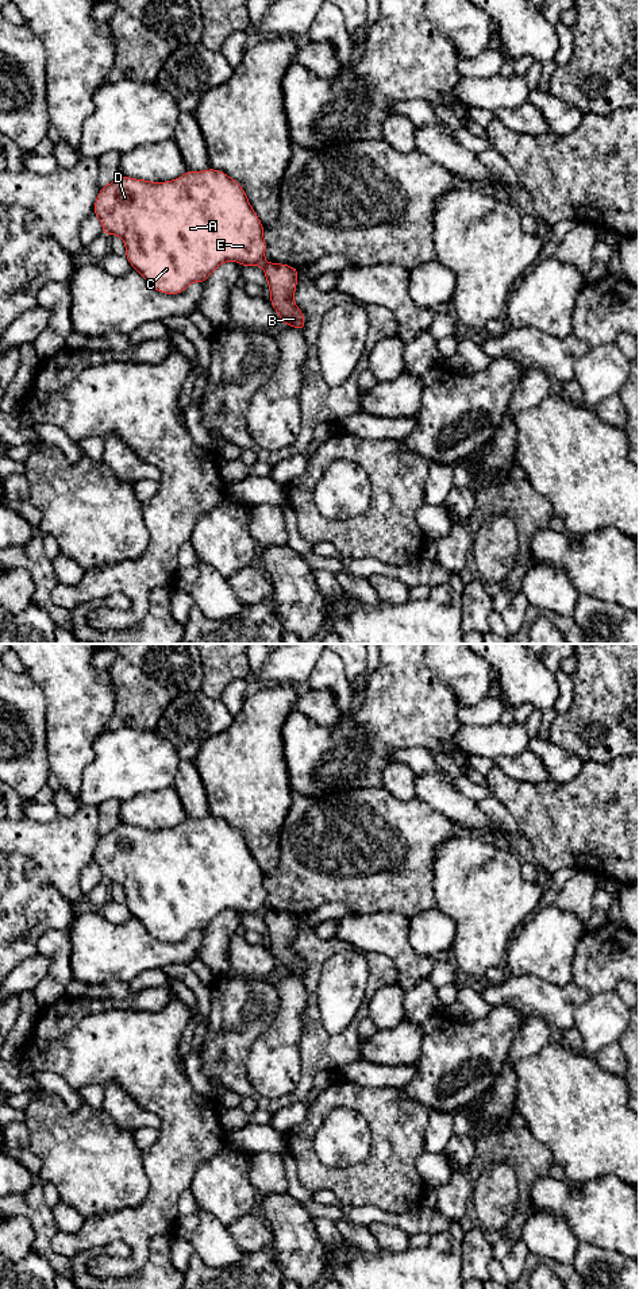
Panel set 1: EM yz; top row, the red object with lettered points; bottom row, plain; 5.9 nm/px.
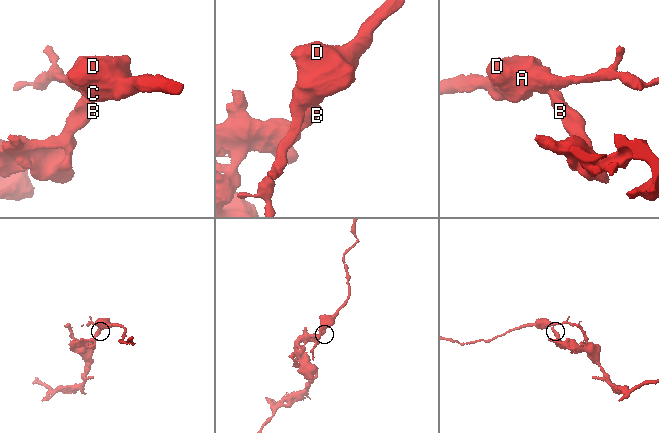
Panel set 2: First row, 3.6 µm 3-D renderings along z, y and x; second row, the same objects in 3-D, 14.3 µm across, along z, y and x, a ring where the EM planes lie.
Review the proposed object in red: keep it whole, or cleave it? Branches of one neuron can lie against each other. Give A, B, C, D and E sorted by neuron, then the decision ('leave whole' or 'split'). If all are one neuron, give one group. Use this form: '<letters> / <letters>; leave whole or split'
A C D E / B; split

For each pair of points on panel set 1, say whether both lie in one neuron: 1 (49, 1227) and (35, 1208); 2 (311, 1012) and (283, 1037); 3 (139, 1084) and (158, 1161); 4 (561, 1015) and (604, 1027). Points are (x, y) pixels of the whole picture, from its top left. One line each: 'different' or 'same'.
1: same
2: different
3: same
4: different

